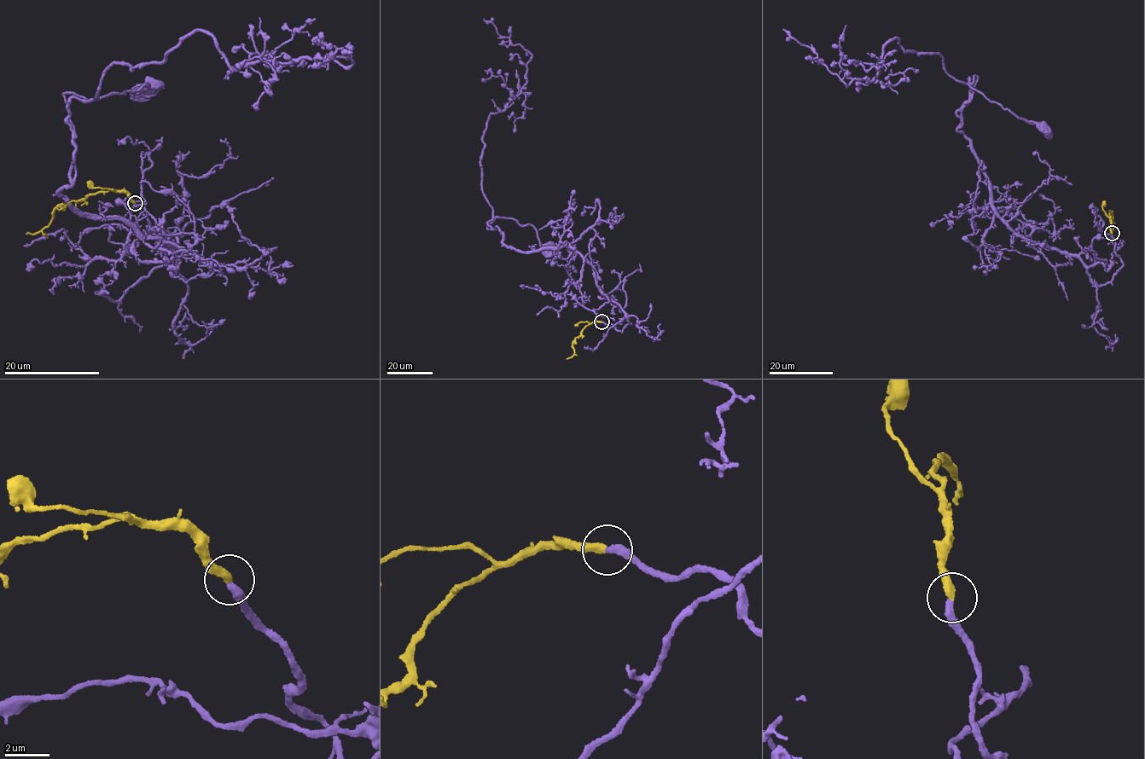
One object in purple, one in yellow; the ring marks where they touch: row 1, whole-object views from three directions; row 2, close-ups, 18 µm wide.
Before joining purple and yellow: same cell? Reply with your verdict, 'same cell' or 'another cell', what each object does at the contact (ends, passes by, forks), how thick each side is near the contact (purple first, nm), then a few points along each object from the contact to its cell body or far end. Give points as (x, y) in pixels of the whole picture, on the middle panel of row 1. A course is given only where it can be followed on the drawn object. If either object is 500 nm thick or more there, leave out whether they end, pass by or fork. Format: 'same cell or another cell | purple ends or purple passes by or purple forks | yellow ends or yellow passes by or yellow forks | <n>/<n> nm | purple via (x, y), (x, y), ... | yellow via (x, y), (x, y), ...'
same cell | purple ends | yellow ends | 360/380 nm | purple via (601, 322), (629, 323), (593, 265), (568, 247), (508, 246), (488, 222), (531, 224), (549, 246) | yellow via (601, 322), (597, 321), (584, 327), (580, 335), (575, 338), (573, 355), (566, 359)

